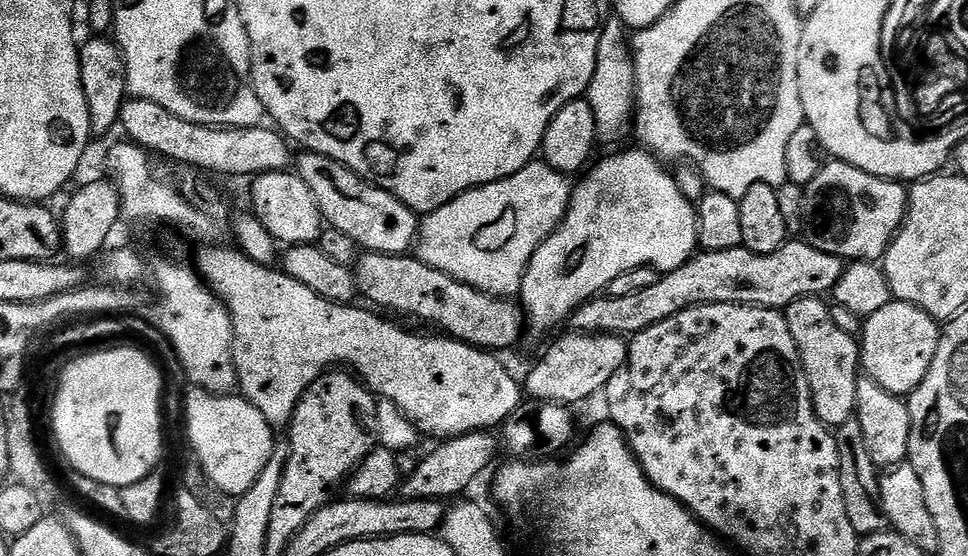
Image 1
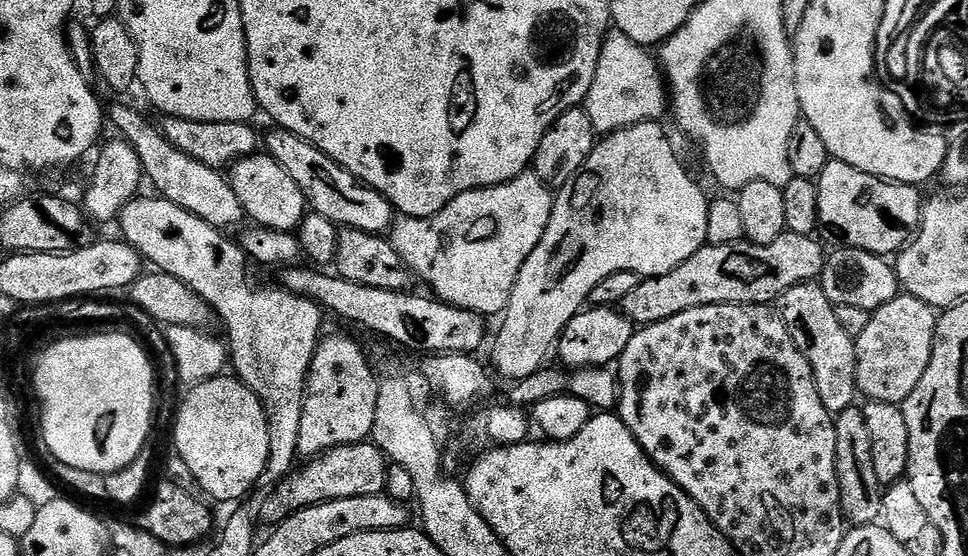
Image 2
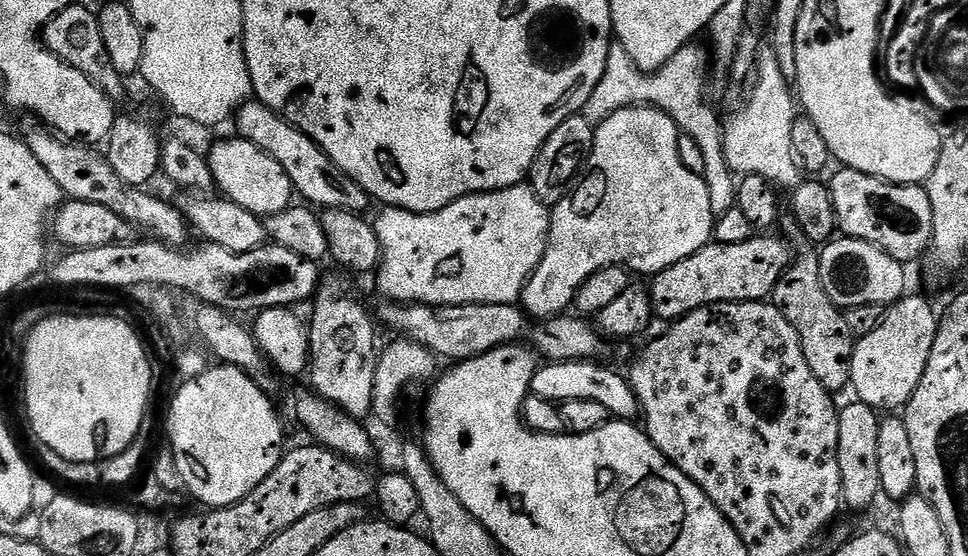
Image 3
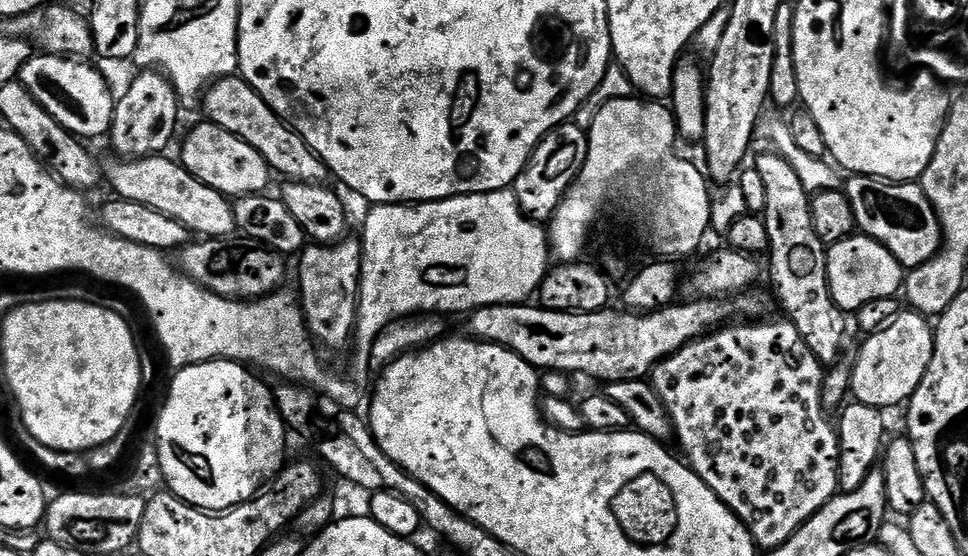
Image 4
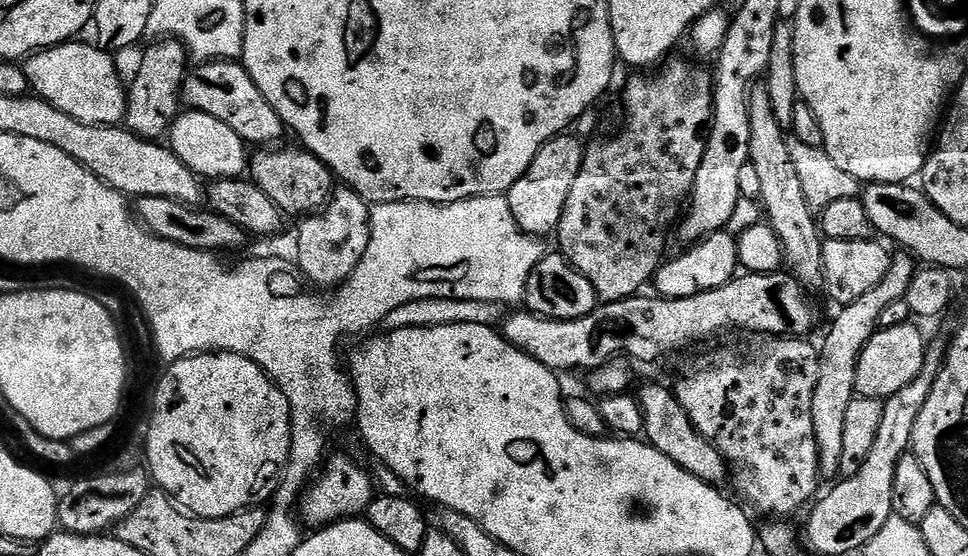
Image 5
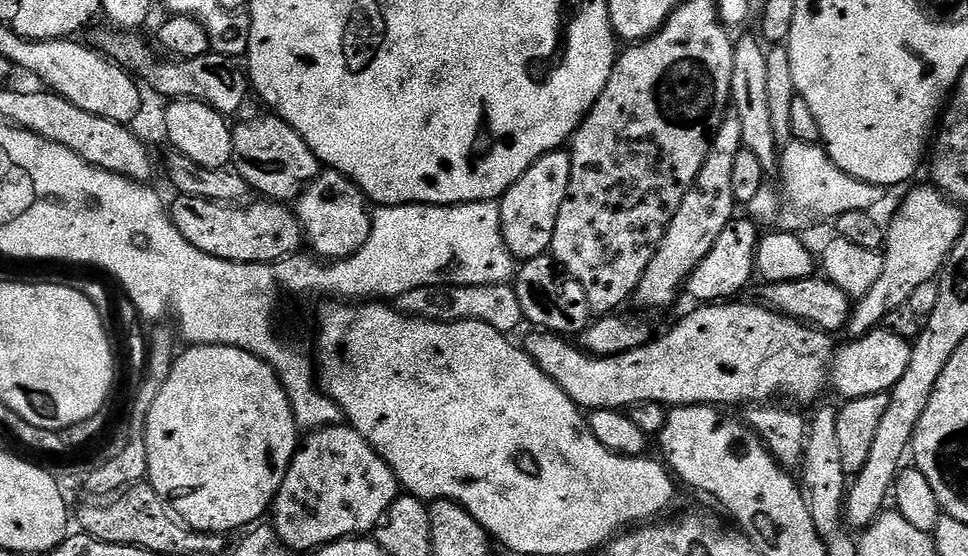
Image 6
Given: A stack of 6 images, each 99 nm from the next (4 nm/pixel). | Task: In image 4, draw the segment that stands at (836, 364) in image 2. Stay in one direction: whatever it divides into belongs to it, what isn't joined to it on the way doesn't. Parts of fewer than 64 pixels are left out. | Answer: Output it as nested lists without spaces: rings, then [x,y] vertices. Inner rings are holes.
[[[767,150],[754,160],[754,166],[758,170],[762,183],[766,185],[766,206],[762,213],[762,219],[768,235],[768,252],[772,256],[772,288],[778,308],[783,315],[802,334],[806,346],[818,358],[821,365],[831,366],[837,363],[840,347],[848,336],[848,324],[846,313],[835,304],[830,294],[828,285],[828,248],[814,234],[814,218],[810,218],[810,193],[802,186],[802,178],[798,178],[794,166],[786,162],[786,158],[775,150]]]

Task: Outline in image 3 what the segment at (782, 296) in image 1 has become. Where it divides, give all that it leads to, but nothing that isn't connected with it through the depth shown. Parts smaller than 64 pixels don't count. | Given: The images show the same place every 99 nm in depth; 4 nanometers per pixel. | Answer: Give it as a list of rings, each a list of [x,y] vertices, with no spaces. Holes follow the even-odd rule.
[[[756,234],[751,240],[737,244],[709,242],[702,250],[690,254],[690,258],[682,258],[682,262],[674,262],[674,266],[657,272],[655,276],[651,277],[647,289],[648,301],[652,303],[653,317],[657,321],[660,319],[664,320],[663,322],[675,322],[694,310],[707,308],[709,304],[767,301],[793,259],[793,249],[790,250],[782,241],[775,240],[772,234]]]

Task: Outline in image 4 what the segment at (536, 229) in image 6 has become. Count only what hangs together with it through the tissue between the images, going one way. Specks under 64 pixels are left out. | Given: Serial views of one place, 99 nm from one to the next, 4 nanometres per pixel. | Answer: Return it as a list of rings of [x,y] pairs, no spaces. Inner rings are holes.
[[[576,123],[560,124],[553,132],[547,132],[544,140],[528,159],[524,173],[515,182],[514,191],[520,203],[520,209],[534,221],[551,221],[552,215],[556,213],[558,206],[568,195],[568,189],[579,178],[587,157],[588,133],[579,128]]]

